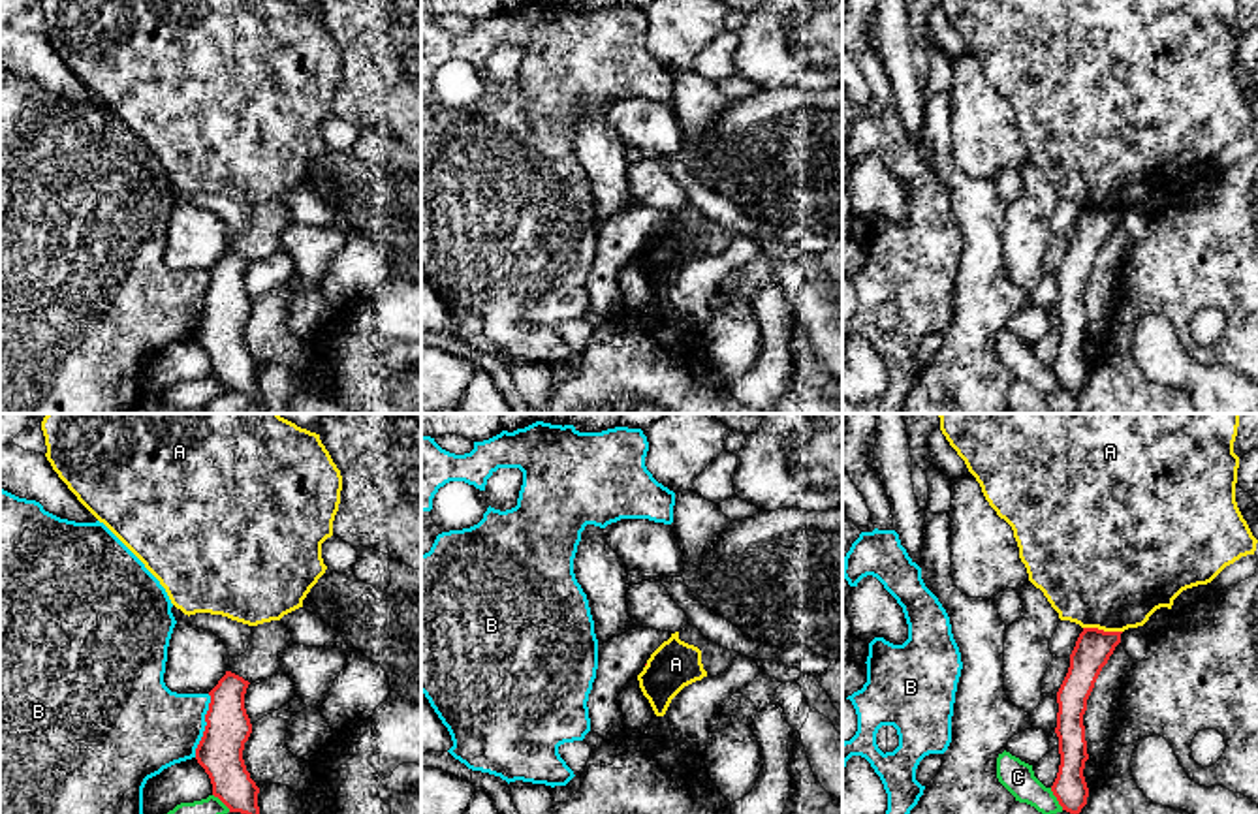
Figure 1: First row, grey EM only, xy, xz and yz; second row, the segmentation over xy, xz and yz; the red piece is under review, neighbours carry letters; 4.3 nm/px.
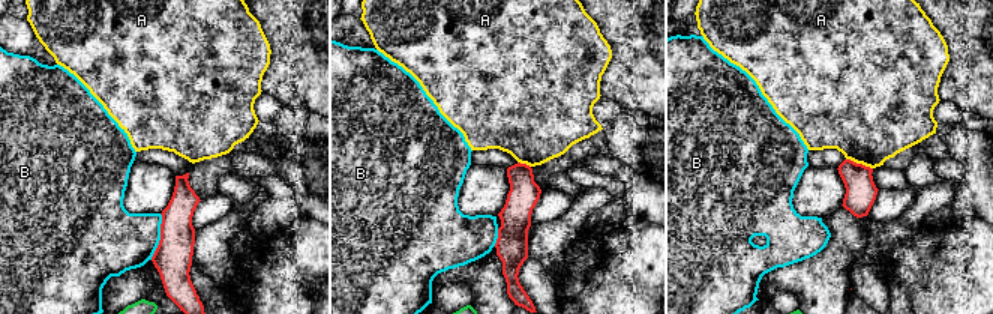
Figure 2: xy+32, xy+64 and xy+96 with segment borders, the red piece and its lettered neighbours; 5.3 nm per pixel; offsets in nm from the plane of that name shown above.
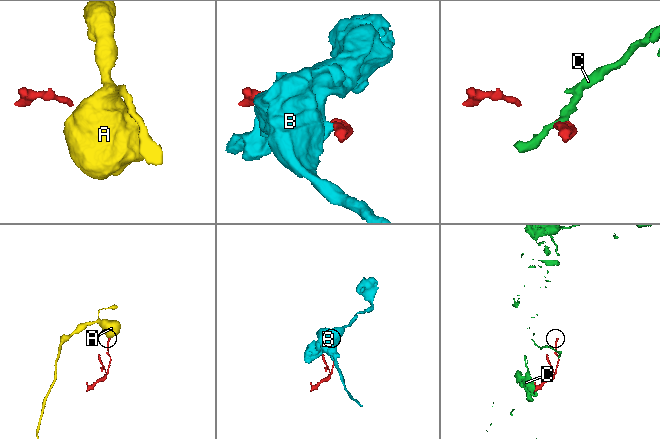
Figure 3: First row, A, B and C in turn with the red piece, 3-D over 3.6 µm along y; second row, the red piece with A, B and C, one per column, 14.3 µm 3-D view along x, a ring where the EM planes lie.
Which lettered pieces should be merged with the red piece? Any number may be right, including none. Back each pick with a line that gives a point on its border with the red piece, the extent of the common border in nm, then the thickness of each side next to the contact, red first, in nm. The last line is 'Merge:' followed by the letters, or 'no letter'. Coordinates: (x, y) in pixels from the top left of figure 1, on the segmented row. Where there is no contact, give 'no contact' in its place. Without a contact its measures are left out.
Merge: no letter

